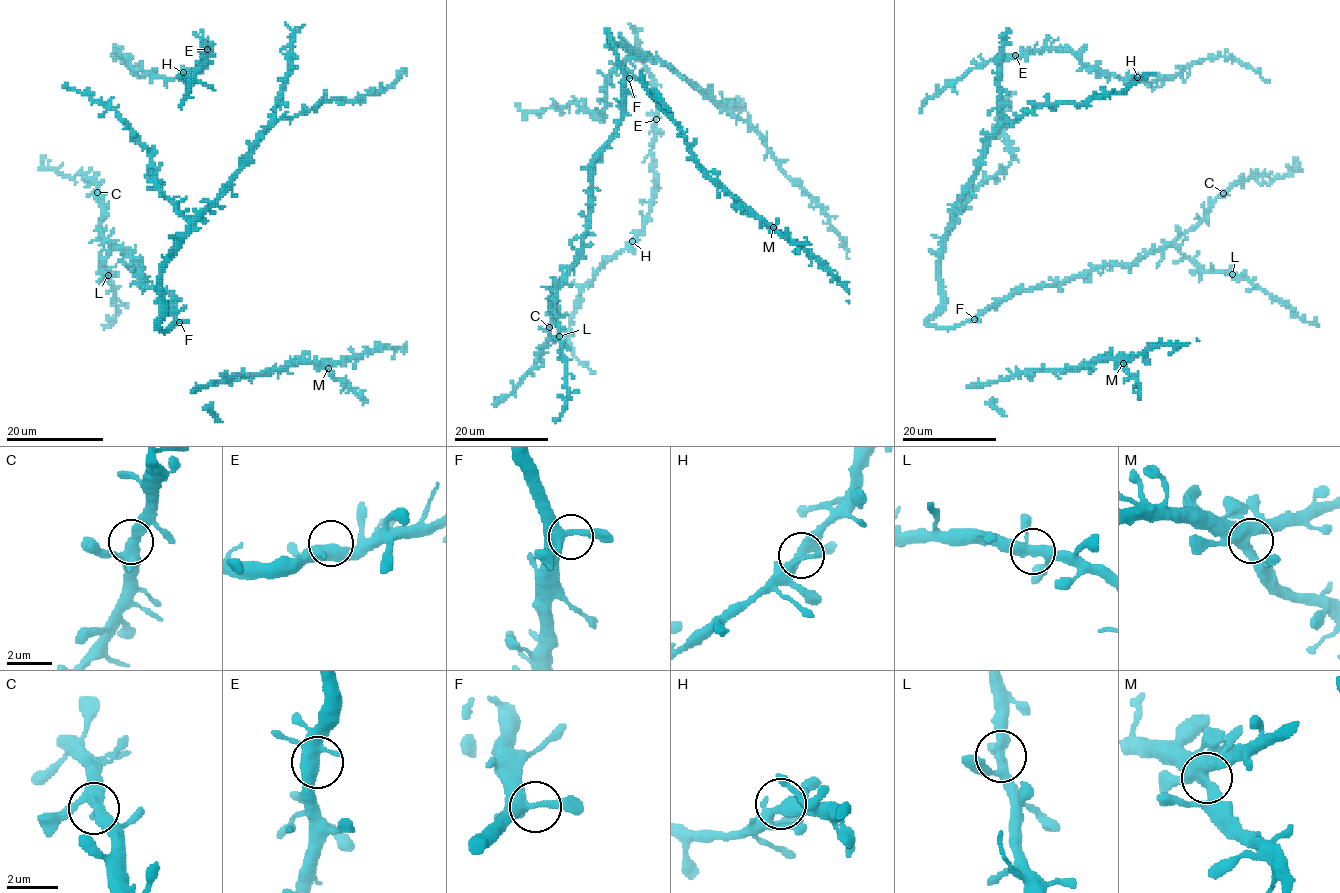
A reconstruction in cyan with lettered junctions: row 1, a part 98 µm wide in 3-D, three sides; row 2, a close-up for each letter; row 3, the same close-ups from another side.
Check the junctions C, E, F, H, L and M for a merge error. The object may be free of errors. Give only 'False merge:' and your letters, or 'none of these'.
False merge: none of these

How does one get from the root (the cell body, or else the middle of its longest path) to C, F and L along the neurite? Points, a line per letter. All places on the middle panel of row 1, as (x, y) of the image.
C: (654, 59), (611, 45), (607, 33), (623, 74), (623, 116), (594, 161), (587, 234), (553, 286), (549, 327)
F: (654, 59), (611, 45), (607, 33), (617, 63), (629, 78)
L: (654, 59), (611, 45), (607, 33), (623, 74), (623, 116), (594, 161), (587, 234), (556, 293), (559, 336)

